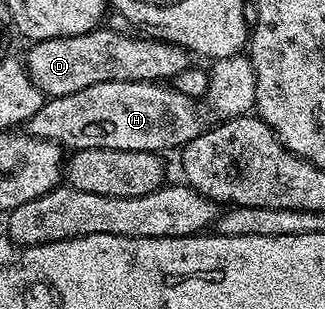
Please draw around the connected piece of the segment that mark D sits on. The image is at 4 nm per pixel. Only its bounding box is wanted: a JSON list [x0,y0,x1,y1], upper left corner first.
[24,27,192,98]

